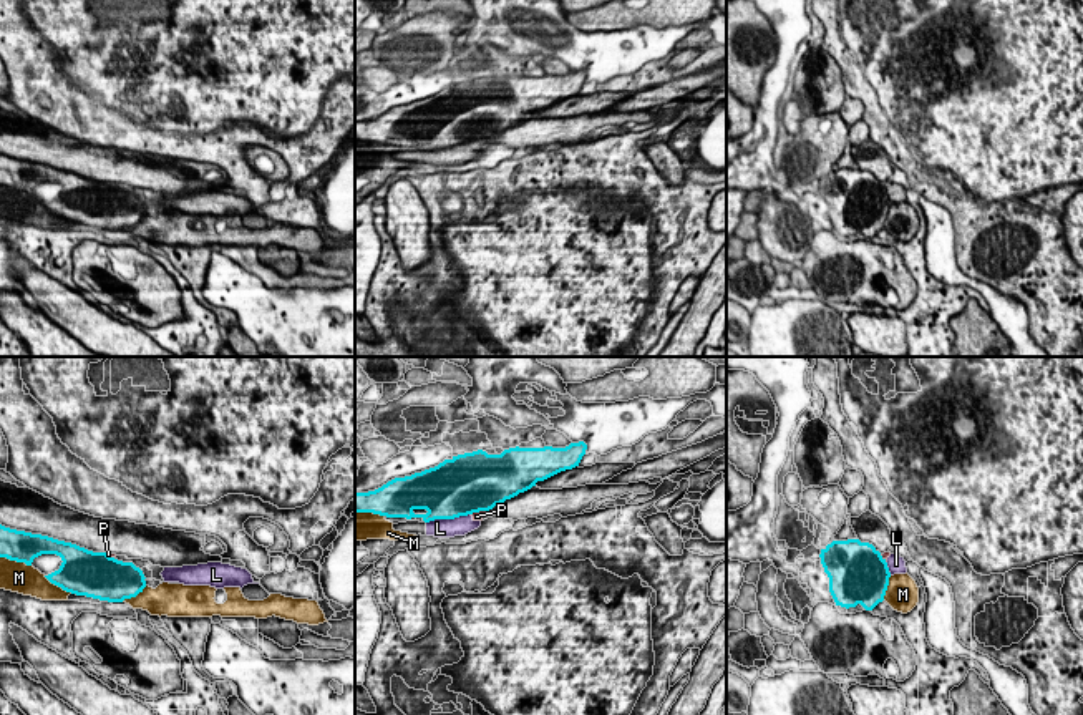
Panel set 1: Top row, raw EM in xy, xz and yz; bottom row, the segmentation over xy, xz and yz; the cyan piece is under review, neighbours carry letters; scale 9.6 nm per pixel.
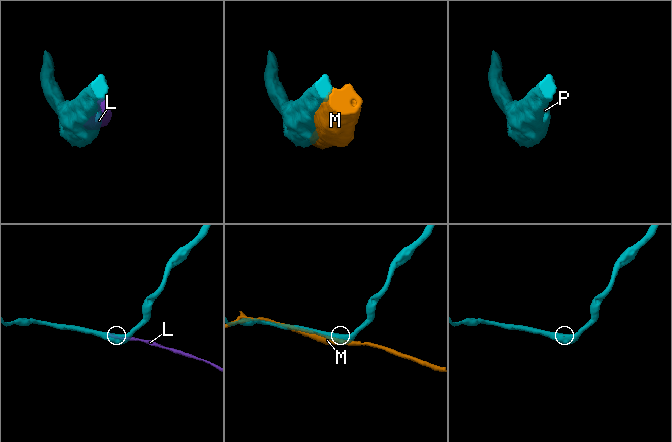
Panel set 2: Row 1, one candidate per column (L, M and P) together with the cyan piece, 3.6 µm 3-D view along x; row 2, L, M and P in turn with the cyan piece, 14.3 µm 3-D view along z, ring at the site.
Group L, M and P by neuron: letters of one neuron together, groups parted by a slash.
L P / M

